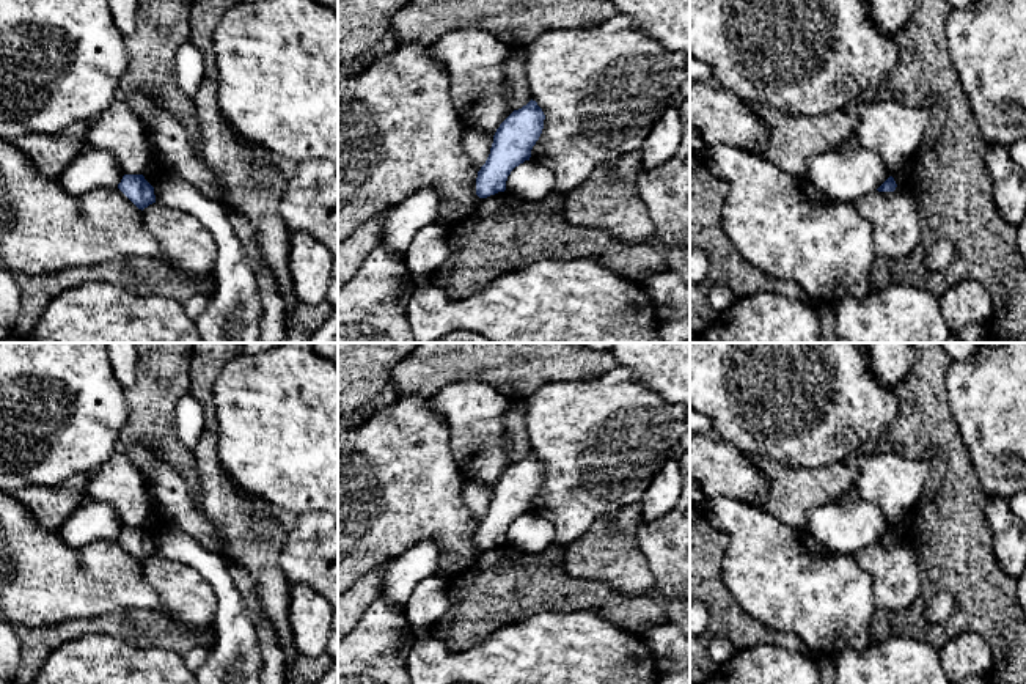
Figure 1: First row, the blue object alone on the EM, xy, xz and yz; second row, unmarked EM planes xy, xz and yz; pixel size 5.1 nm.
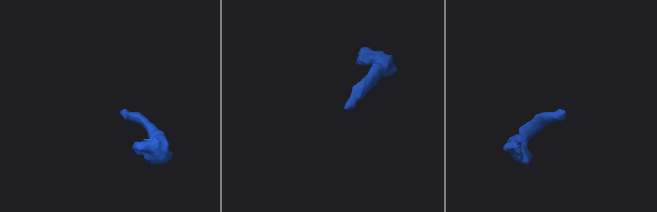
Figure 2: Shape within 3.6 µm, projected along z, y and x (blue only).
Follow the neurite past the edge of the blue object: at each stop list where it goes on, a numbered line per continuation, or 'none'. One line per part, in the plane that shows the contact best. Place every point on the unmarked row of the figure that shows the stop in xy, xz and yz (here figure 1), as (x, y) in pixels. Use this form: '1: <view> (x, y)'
none

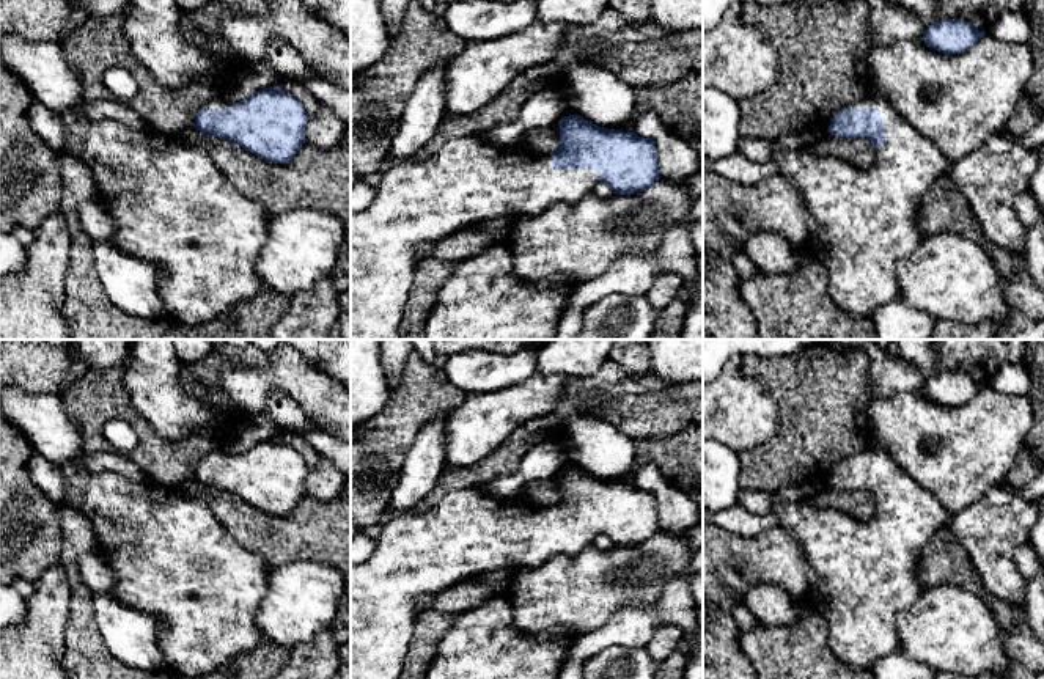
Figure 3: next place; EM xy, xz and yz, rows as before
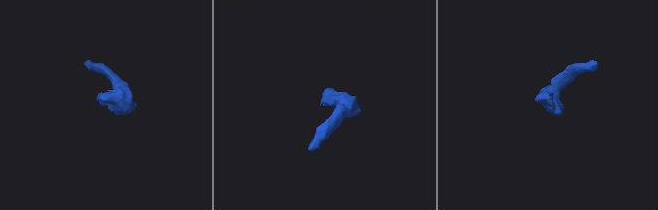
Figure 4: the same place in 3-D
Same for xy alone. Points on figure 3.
1: xy (219, 455)

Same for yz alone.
1: yz (862, 572)

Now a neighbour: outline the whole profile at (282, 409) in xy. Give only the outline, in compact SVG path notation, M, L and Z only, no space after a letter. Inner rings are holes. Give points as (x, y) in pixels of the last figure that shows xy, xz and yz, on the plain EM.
M277 388L270 391L263 413L278 423L283 429L289 429L292 432L302 432L303 429L316 428L303 409Z

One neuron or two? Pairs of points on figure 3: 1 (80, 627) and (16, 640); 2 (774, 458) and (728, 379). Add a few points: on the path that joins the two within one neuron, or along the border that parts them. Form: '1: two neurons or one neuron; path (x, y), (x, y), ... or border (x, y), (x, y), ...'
1: two neurons; border (71, 594), (66, 620), (66, 649), (62, 662)
2: two neurons; border (779, 406), (779, 428), (763, 442), (739, 453)

